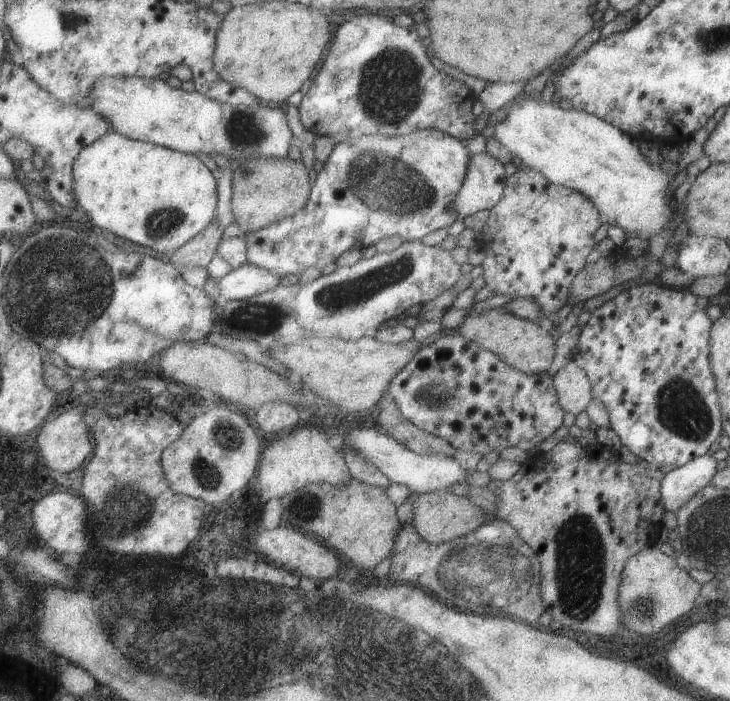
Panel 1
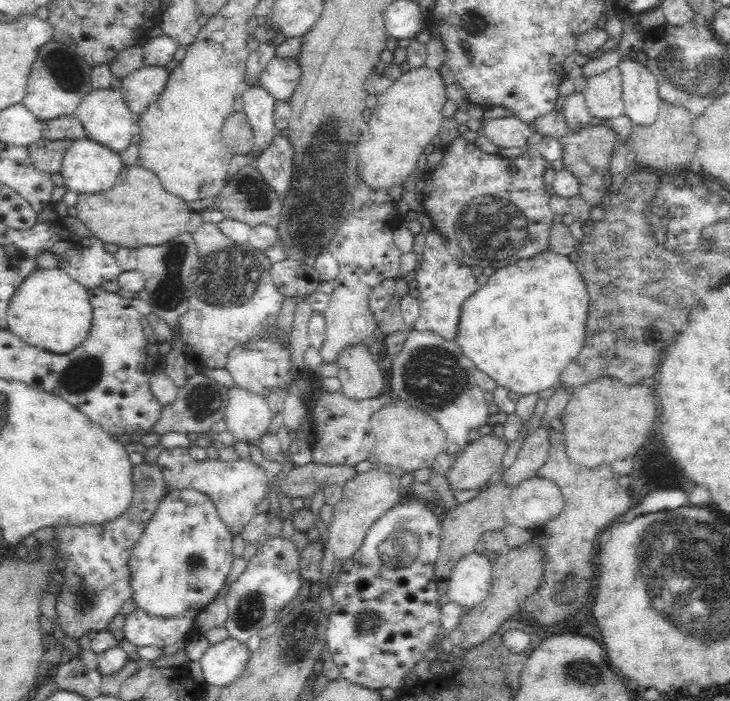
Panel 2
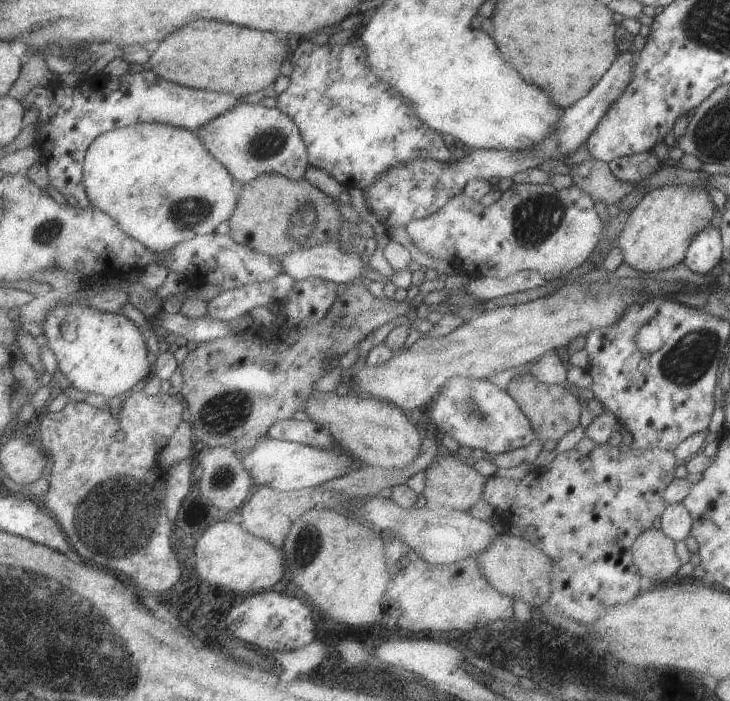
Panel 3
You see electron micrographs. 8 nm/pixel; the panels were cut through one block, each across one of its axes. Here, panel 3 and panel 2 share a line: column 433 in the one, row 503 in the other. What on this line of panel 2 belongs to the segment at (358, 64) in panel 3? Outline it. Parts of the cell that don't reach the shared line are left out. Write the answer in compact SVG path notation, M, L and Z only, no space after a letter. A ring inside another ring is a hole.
M157 460L134 464L130 477L132 477L132 500L130 500L128 508L118 518L114 518L111 522L96 525L84 524L54 527L53 540L58 542L58 552L60 552L62 560L66 562L66 568L60 573L64 578L62 580L62 588L60 588L58 596L56 596L57 619L65 636L79 639L91 630L101 631L106 629L108 623L119 613L122 604L132 596L129 569L131 550L140 535L144 533L150 517L158 508L158 504L170 490L168 490Z

